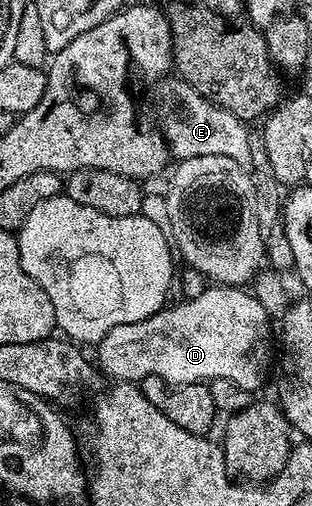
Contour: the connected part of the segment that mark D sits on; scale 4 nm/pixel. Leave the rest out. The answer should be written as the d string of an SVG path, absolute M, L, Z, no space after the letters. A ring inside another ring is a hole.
M207 287L204 288L196 297L187 297L183 299L180 305L174 303L157 310L149 319L141 319L137 323L121 323L121 327L113 327L105 336L97 342L99 349L99 365L115 381L129 381L132 383L141 383L146 377L160 377L165 379L171 385L188 385L189 383L209 383L213 379L233 379L237 387L245 387L252 391L258 391L267 381L267 368L271 365L271 325L272 318L268 317L265 307L255 298L254 292L248 291L243 287Z

